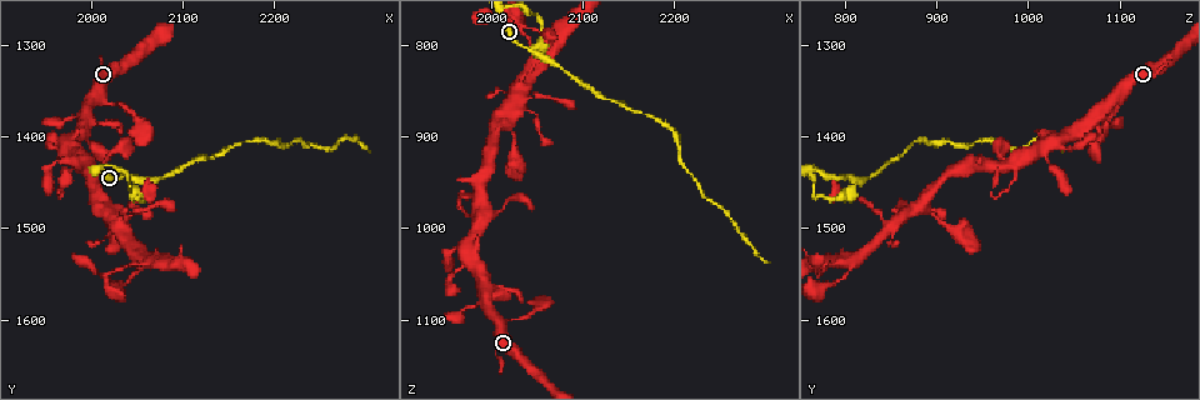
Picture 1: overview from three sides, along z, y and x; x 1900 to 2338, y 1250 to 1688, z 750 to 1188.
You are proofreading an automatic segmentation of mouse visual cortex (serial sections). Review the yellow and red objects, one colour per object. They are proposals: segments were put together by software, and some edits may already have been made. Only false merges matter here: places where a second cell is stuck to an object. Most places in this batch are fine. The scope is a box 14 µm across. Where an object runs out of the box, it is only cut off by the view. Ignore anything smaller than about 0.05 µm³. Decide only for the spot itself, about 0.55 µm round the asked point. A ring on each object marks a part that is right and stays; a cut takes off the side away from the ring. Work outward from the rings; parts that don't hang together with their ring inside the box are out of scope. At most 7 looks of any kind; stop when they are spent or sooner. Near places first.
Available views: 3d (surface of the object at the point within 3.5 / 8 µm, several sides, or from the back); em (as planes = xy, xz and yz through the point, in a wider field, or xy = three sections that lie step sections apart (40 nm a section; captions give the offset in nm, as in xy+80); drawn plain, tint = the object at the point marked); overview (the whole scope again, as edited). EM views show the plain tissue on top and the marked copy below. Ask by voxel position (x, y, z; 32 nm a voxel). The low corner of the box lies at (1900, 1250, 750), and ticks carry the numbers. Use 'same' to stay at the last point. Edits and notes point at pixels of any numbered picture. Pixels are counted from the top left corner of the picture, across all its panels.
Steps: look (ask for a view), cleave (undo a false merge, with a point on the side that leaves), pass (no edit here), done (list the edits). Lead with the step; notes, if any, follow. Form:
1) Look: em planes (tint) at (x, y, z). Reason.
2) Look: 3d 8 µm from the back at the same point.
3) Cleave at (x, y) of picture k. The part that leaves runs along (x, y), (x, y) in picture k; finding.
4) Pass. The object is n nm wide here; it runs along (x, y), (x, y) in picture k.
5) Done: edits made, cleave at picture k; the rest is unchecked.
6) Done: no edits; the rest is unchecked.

Look: 3d 3.5 µm at (1975, 1440, 965).

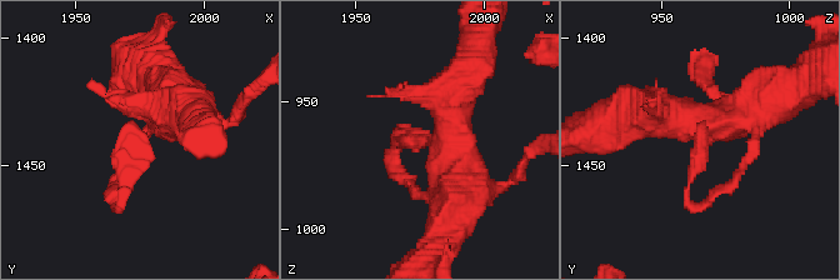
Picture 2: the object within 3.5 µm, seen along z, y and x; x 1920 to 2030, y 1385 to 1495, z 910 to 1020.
Look: em xy step 5 (tint) at (1976, 1438, 965).

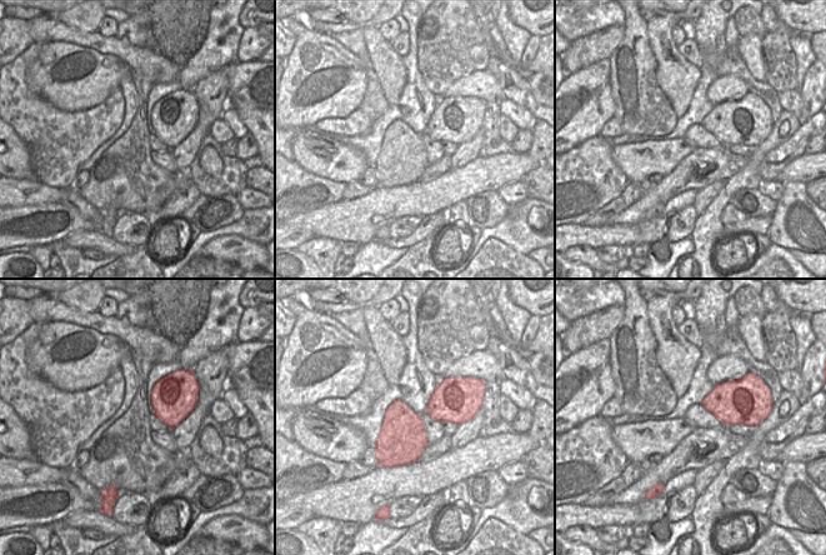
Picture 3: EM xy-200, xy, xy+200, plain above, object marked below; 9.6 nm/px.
Pass. It runs along (176, 108), (123, 158), (115, 204) in picture 2; one cell here.

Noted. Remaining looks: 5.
Look: 3d 3.5 µm at (2045, 1540, 785). Sudden change in width.

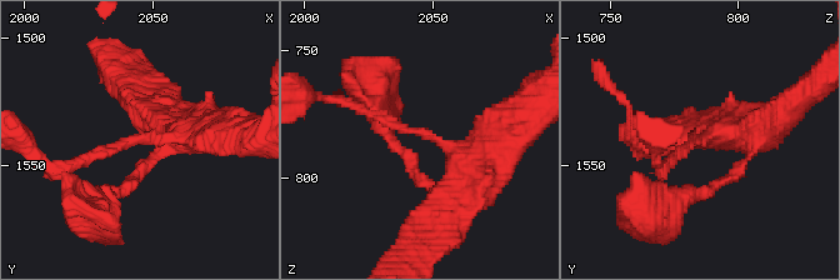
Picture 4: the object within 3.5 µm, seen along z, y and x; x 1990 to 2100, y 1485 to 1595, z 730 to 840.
Look: em xy step 3 (tint) at (2047, 1540, 784). The arms are 150, 400 nm wide.

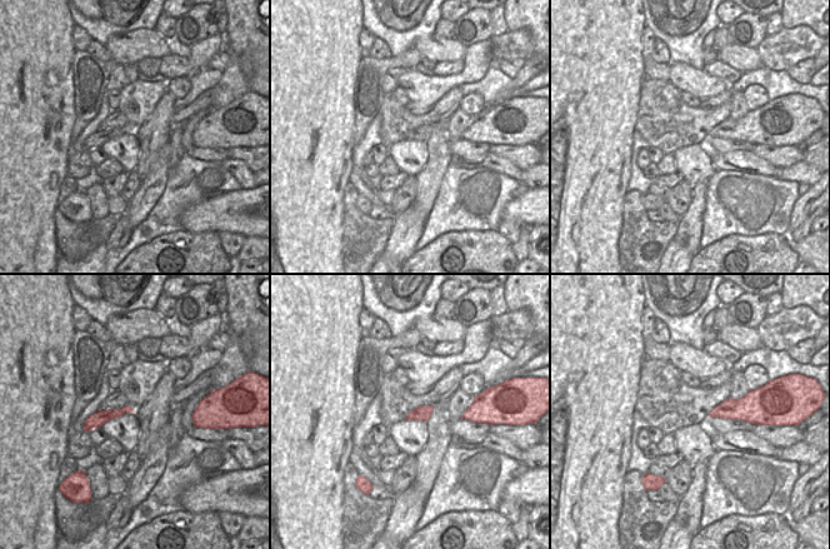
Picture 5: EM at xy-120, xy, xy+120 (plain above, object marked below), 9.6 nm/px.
Pass. It runs along (126, 409), (100, 417), (86, 428) in picture 5; one cell here.

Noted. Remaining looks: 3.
Look: 3d 8 µm at (2050, 1445, 810). Sharp bend.

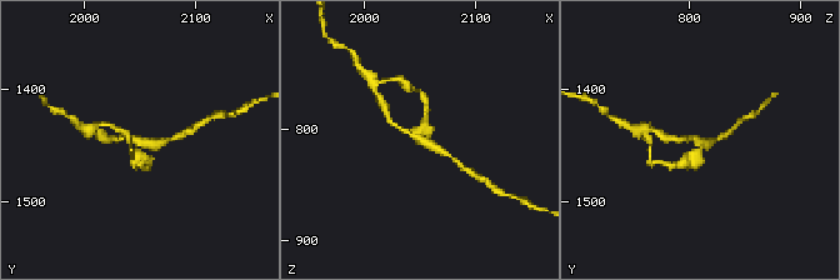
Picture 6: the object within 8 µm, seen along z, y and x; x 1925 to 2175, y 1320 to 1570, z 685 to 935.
Look: 3d 3.5 µm from the back at (2050, 1448, 810). Zoom in.

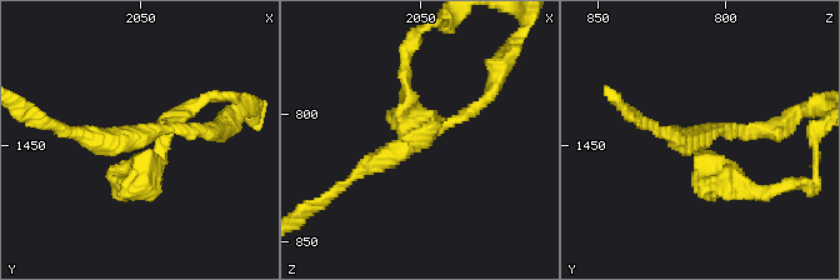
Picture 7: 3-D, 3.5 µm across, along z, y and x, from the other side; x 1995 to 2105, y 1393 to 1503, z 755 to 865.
Look: em planes (tint) at (2050, 1447, 810). 3 arms meet here; the arms are 150, 200, 250 nm wide.

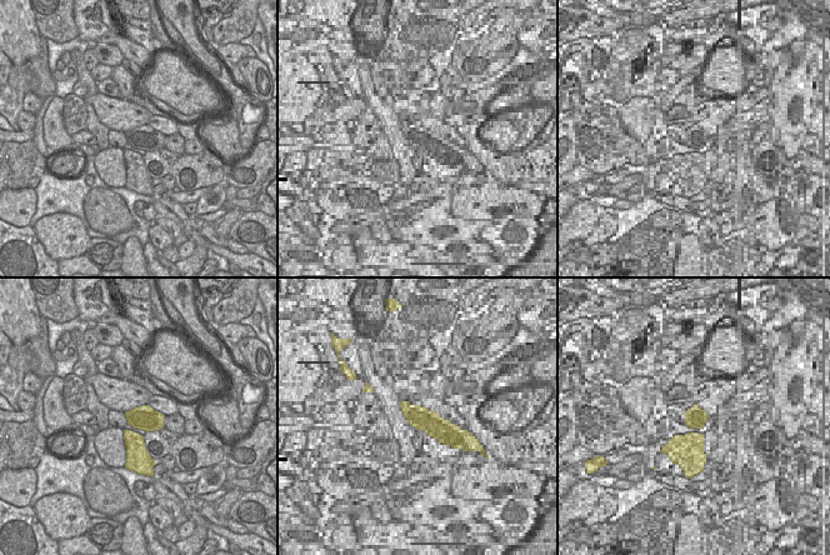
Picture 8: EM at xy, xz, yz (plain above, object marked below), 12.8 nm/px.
Pass. The object is 340 nm wide here; it runs along (490, 96), (349, 180) in picture 7; one cell here.

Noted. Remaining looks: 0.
Done: no edits; the rest is unchecked.

